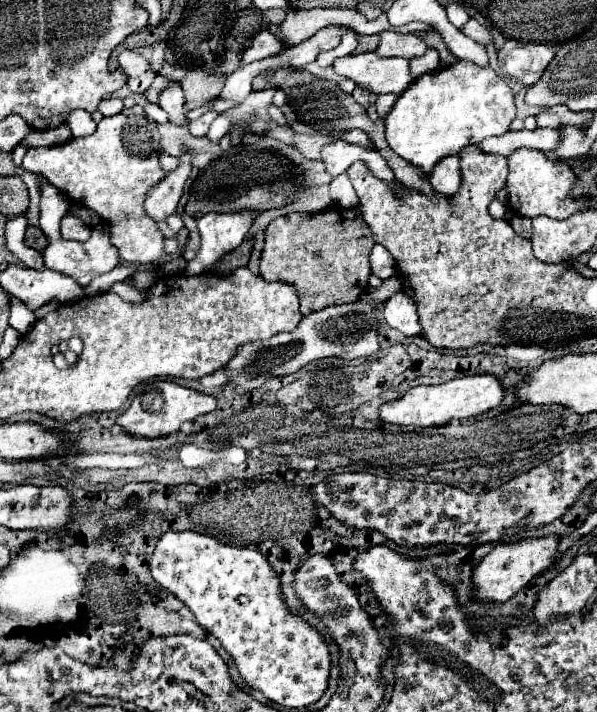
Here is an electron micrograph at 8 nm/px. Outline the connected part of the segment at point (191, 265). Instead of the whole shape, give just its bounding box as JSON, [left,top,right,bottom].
[187,210,255,274]

